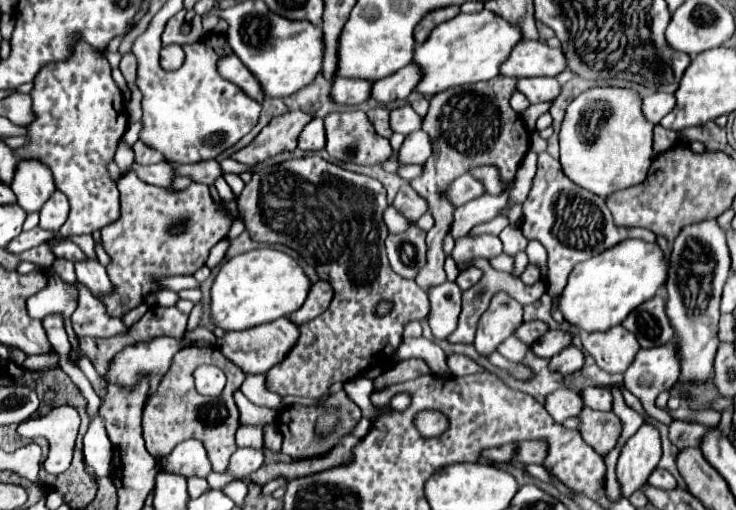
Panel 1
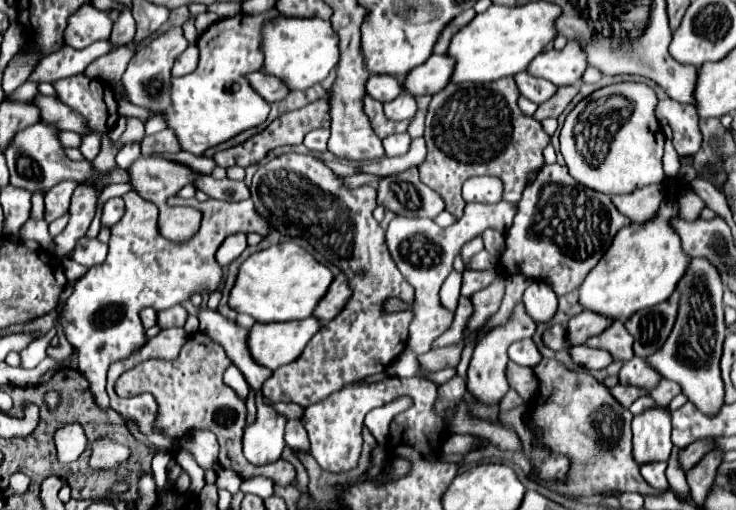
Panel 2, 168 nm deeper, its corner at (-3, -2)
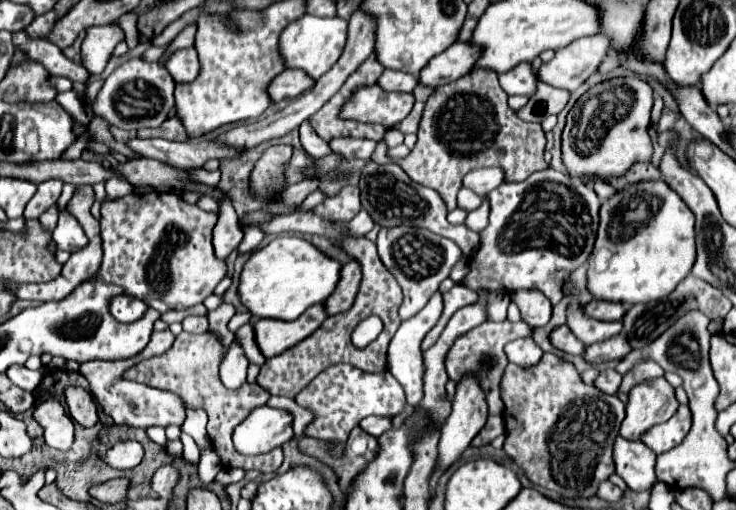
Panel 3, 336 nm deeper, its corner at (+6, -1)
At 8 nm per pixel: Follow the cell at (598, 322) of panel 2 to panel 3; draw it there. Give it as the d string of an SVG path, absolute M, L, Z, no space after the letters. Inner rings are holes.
M589 301L583 311L597 321L619 321L625 315L625 305L613 301Z

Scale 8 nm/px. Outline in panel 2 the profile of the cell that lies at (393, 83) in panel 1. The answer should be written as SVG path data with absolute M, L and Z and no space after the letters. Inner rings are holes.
M434 54L430 62L424 62L422 66L418 66L418 70L412 70L408 74L406 92L414 96L436 94L438 90L446 88L446 84L450 82L454 66L456 66L456 60L452 56Z

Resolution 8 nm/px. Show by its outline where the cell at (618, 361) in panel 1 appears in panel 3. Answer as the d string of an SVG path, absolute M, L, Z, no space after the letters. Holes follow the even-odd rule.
M571 305L569 315L567 315L567 325L573 331L573 335L585 345L607 341L607 339L619 335L623 329L623 325L619 321L617 323L605 323L605 321L589 319L579 305Z

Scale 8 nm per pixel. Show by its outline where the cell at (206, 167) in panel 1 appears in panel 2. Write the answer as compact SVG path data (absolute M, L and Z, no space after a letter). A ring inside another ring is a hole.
M138 158L126 168L128 184L146 201L154 202L158 208L166 206L168 196L176 195L182 186L193 185L197 172L190 168L164 160L164 158Z

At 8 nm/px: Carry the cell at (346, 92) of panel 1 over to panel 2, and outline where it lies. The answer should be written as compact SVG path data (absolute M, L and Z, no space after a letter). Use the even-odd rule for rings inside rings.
M378 74L378 76L370 76L370 80L366 82L366 92L372 98L378 98L380 102L390 102L404 92L404 86L394 76Z

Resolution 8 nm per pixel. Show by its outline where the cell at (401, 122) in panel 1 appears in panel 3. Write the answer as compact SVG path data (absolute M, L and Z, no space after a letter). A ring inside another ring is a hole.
M379 85L359 89L343 107L343 119L363 123L383 123L387 127L403 121L415 99L411 93L387 93Z

